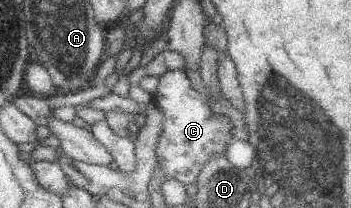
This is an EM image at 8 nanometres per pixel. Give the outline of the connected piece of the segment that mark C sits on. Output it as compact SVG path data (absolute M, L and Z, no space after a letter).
M167 70L157 77L152 102L161 109L165 120L155 146L156 163L159 163L165 180L177 180L184 185L196 181L207 160L225 150L233 140L233 126L227 117L215 116L211 112L207 98L191 88L189 76L184 70Z

